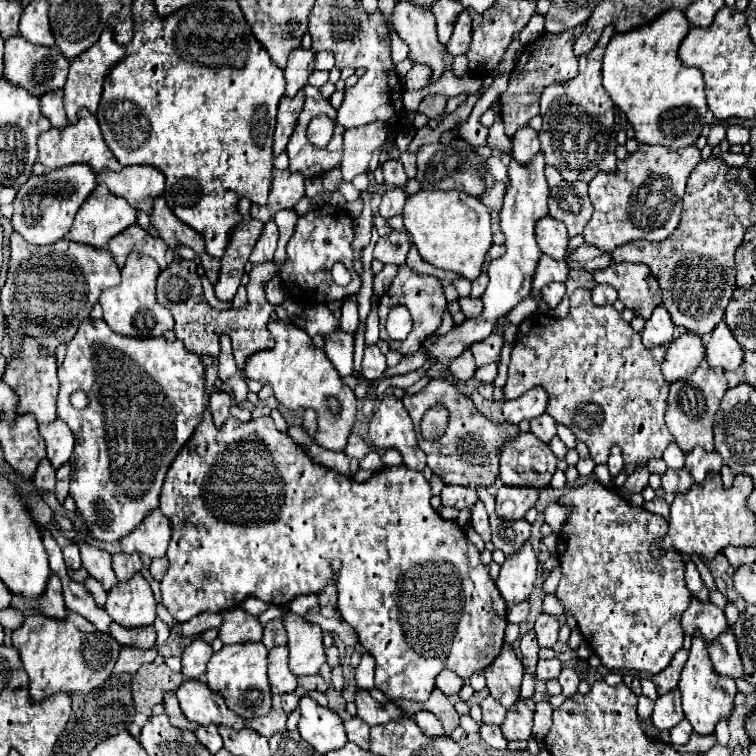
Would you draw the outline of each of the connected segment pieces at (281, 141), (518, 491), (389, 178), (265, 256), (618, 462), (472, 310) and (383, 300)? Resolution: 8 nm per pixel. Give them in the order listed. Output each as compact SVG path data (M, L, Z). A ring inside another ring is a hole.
M298 92L298 96L294 98L280 100L278 122L276 122L276 132L274 132L274 156L280 156L286 150L286 144L296 126L298 114L302 112L302 104L304 104L304 92Z
M500 486L496 494L496 514L506 520L522 520L536 500L538 500L536 488L532 490L532 488Z
M386 162L384 166L382 166L382 170L384 170L384 184L388 186L388 188L406 188L406 182L408 182L408 176L406 176L406 172L404 170L404 166L402 166L402 162Z
M270 220L264 224L264 232L252 250L250 262L252 264L270 262L274 258L274 252L276 252L276 240L278 240L278 226L274 224L274 220Z
M616 446L610 450L608 468L610 468L610 476L618 476L618 474L622 472L622 468L624 468L624 462L622 462L622 454L620 454L620 450L618 450Z
M460 298L458 304L466 318L476 318L482 312L482 300L478 300L478 298Z
M400 266L398 268L398 274L394 276L390 288L386 290L384 296L380 296L378 300L378 318L380 318L380 338L382 340L388 340L388 334L386 334L386 316L390 312L392 306L406 306L410 310L410 316L412 316L412 332L410 336L404 340L404 342L390 342L390 348L392 350L398 350L400 354L414 354L420 344L438 330L438 326L442 324L442 314L446 310L446 298L444 298L444 290L442 290L442 284L438 278L434 276L422 276L414 270L410 270L408 266Z

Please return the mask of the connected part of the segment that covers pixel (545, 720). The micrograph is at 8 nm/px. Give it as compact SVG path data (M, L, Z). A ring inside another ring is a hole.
M546 700L538 702L536 704L536 716L534 716L534 734L532 738L534 740L544 740L546 734L550 732L550 726L552 726L552 708Z

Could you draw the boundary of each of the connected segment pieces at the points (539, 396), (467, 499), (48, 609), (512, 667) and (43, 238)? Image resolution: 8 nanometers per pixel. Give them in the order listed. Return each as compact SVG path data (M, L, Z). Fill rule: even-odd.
M532 388L518 400L506 400L502 404L502 412L506 422L522 422L522 420L532 420L544 414L546 410L546 392L544 388Z
M444 486L440 496L442 496L442 506L450 506L456 510L468 510L468 512L472 512L474 504L478 502L476 490L466 488L466 486Z
M56 574L50 576L48 588L38 598L38 604L40 604L40 608L38 608L40 614L44 614L48 618L62 620L66 616L66 606L64 606L64 596L62 596L62 584L60 584L60 578Z
M504 644L498 658L486 668L488 690L504 708L510 708L518 700L522 676L522 662L510 644Z
M72 164L70 168L62 168L58 172L46 172L42 176L30 176L26 184L16 194L14 200L14 230L28 244L54 244L64 238L72 226L72 220L82 206L82 202L90 196L96 186L96 176L84 164Z

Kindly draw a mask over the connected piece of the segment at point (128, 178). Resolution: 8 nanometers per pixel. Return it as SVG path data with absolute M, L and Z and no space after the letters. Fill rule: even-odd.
M126 166L122 172L100 172L98 182L106 184L114 196L124 198L132 208L150 214L152 204L164 194L164 176L156 168Z

